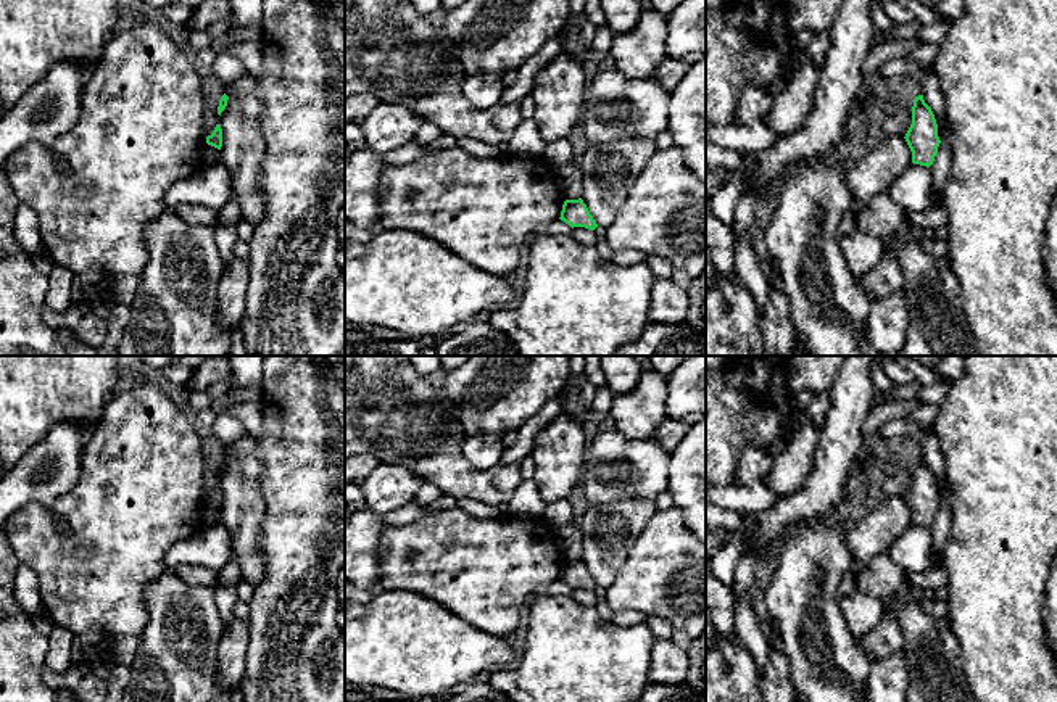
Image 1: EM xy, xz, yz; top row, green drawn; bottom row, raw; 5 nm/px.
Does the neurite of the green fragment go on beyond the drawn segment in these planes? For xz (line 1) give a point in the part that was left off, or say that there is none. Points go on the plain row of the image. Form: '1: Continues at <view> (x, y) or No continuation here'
1: No continuation here

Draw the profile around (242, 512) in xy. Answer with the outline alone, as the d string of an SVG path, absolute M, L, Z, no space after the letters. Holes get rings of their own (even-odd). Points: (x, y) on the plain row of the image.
M250 433L224 446L224 454L229 460L219 477L221 523L229 530L232 555L238 560L242 578L258 586L264 576L264 560L259 551L261 525L266 517L259 483L263 462L256 456L255 436Z

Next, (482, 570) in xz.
M456 507L403 526L387 525L379 562L382 591L422 594L482 631L508 638L527 597L559 580L566 559L556 530L543 518L479 518Z

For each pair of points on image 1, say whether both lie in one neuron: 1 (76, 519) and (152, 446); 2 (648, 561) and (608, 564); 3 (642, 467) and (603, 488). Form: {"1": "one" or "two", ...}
{"1": "one", "2": "two", "3": "one"}

